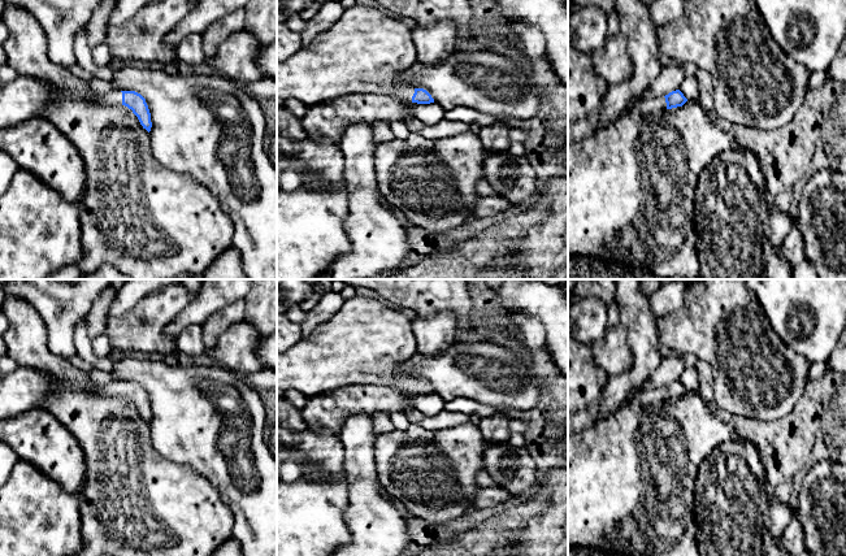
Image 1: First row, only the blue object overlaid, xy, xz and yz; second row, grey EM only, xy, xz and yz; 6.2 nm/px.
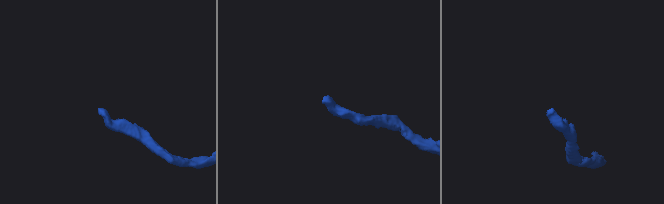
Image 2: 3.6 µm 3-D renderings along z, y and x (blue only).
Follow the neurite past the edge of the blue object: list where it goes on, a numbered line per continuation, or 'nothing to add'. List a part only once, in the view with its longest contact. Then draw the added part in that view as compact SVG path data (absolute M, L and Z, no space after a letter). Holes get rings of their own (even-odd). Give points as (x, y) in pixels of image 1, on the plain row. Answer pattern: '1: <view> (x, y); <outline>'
1: xy (113, 389); M112 381L107 385L86 385L84 386L88 392L97 392L100 395L108 396L122 396L122 383L121 381Z

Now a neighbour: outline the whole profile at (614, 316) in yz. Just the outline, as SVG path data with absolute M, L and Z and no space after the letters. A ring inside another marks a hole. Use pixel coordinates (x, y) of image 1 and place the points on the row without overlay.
M616 301L607 305L608 320L607 329L616 327L620 323L620 313Z

